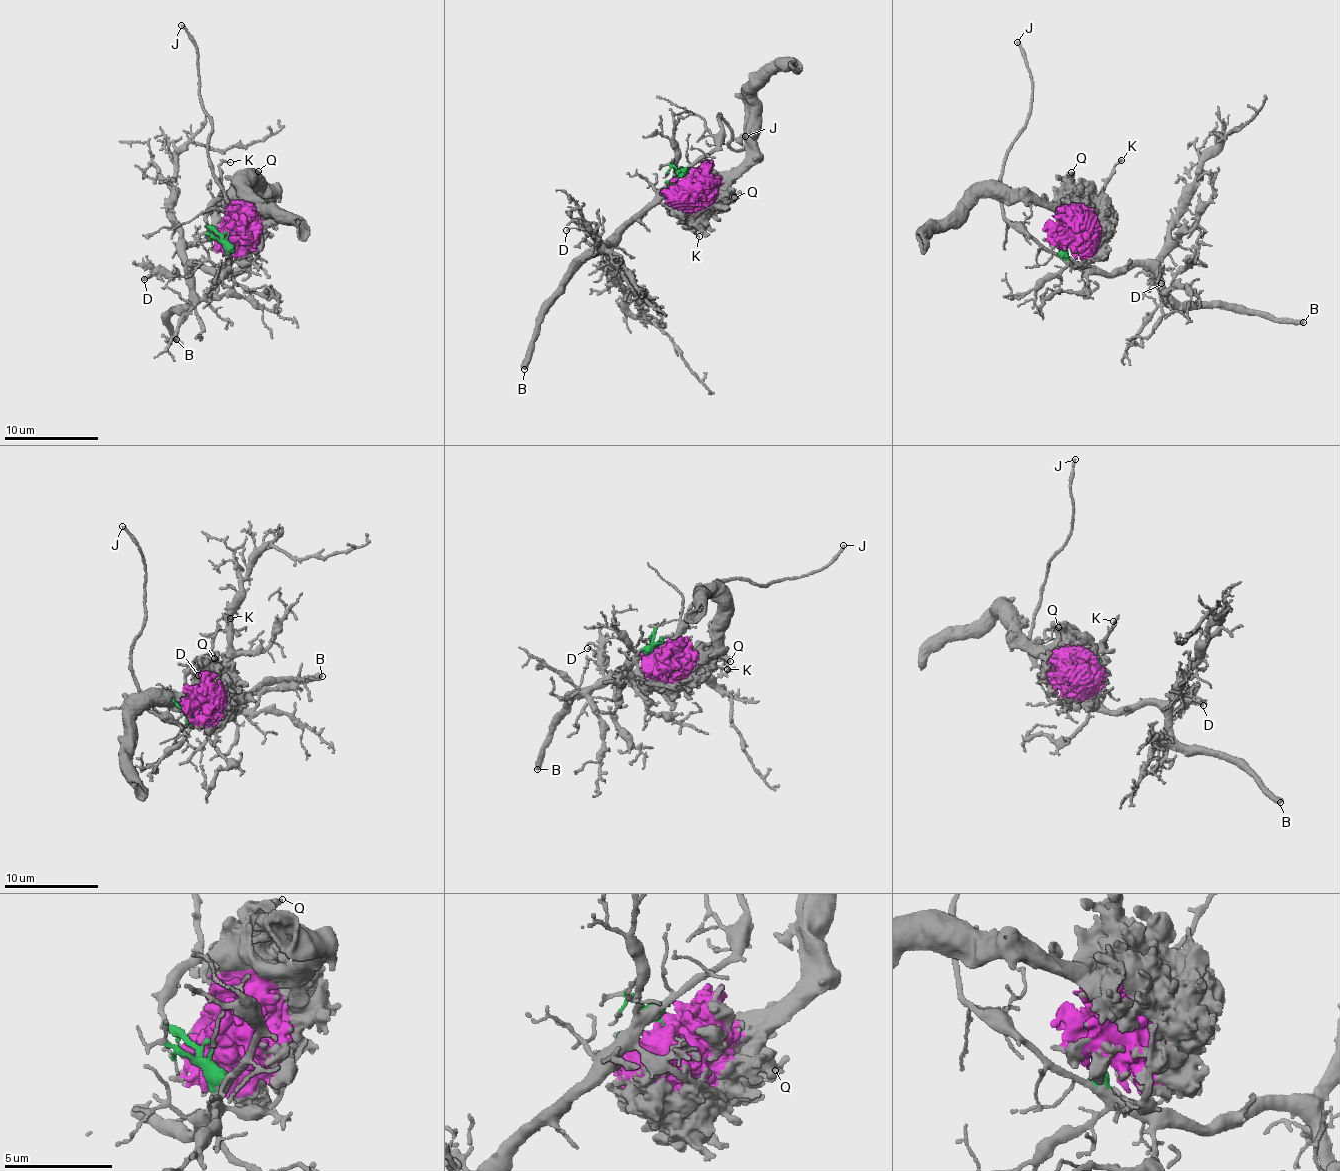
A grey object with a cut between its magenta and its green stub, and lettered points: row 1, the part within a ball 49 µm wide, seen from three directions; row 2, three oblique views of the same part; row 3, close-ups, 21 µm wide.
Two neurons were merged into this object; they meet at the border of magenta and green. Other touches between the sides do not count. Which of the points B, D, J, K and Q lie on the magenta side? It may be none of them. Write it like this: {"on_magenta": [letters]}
{"on_magenta": ["Q"]}

